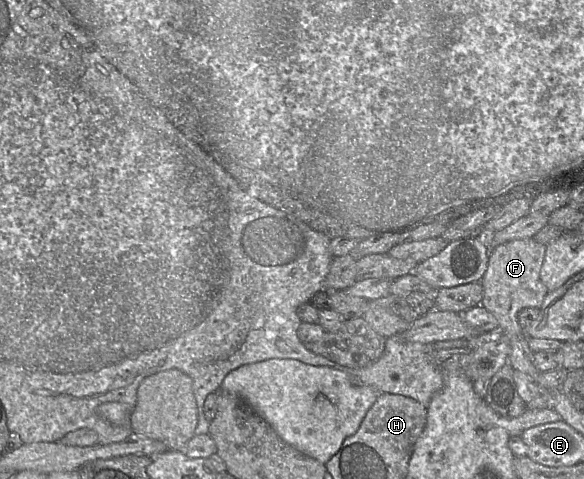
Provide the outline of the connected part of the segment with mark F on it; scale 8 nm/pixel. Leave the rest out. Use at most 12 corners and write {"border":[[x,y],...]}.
{"border":[[546,245],[493,247],[480,305],[508,337],[508,363],[536,380],[524,308],[540,308]]}

